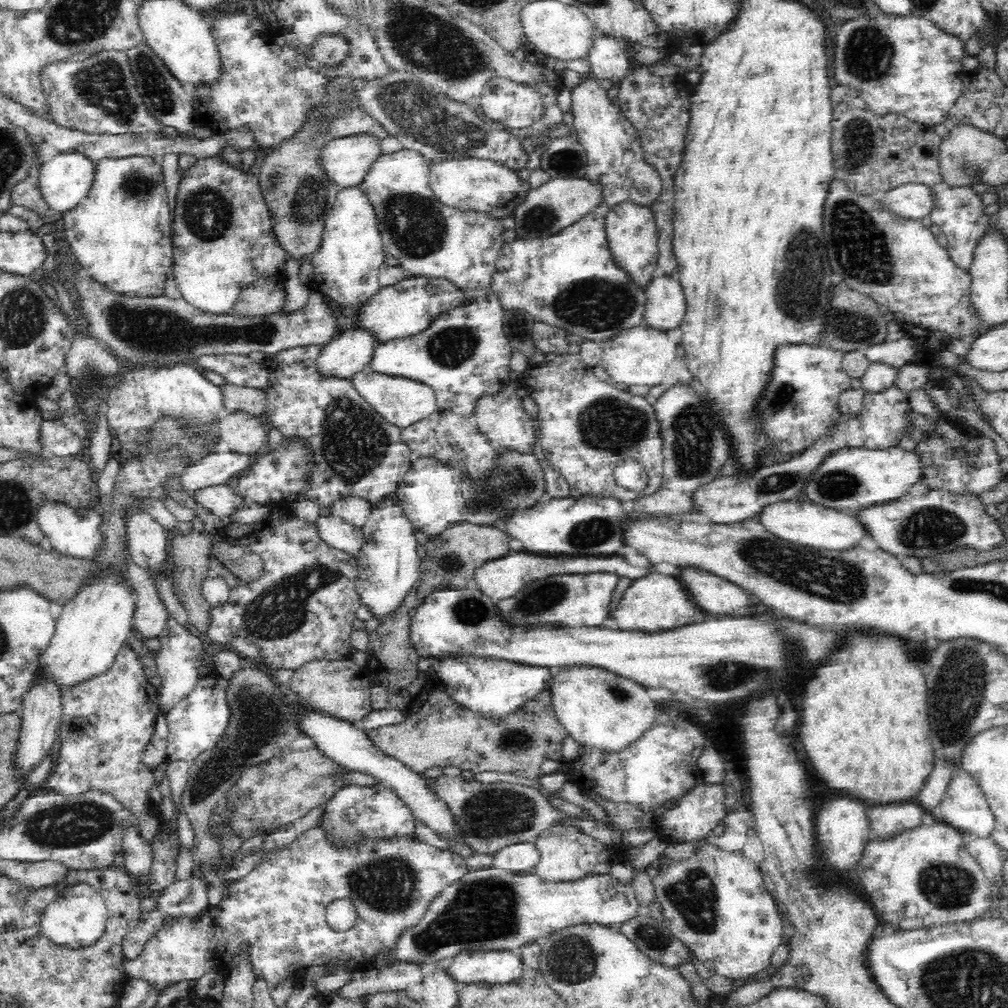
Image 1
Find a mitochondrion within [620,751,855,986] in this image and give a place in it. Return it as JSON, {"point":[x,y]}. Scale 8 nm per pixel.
{"point":[694,896]}

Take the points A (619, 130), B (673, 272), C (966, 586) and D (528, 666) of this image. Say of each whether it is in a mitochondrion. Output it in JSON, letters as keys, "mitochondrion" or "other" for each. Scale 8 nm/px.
{"A":"other","B":"other","C":"mitochondrion","D":"other"}

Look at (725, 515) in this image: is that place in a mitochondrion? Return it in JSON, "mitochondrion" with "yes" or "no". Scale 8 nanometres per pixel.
{"mitochondrion":"no"}

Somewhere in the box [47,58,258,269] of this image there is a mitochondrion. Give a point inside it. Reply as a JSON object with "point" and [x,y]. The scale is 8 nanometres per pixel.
{"point":[206,213]}

